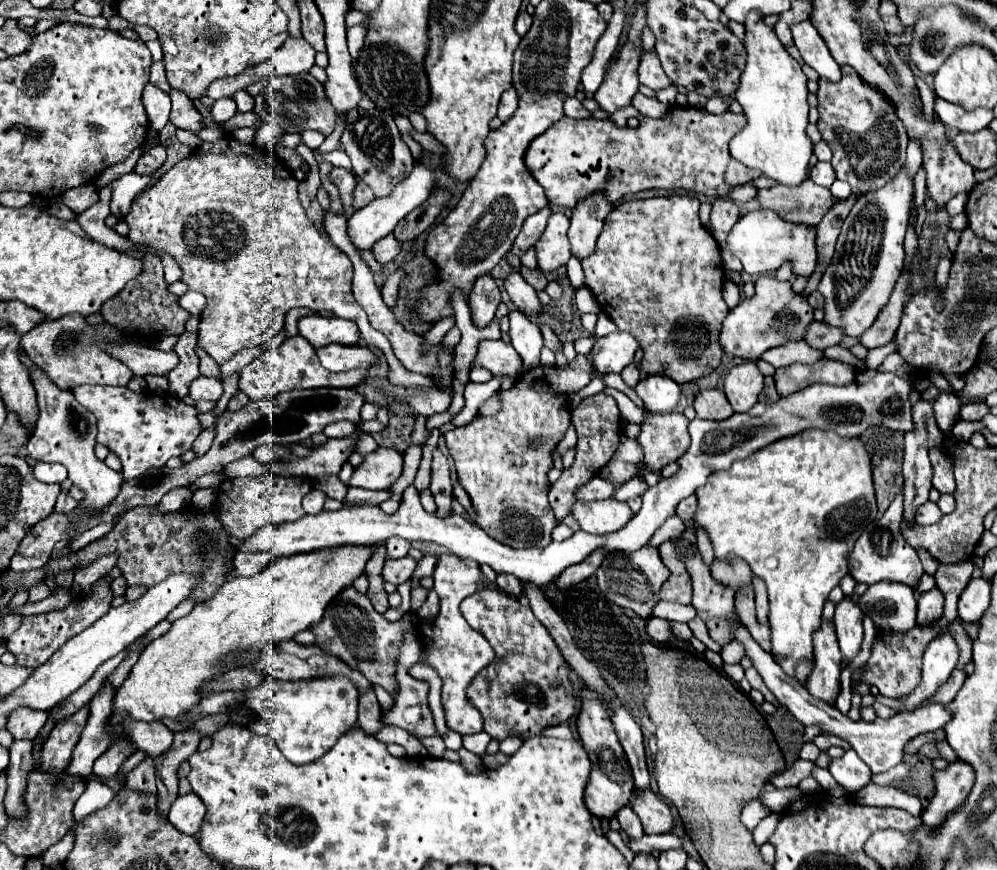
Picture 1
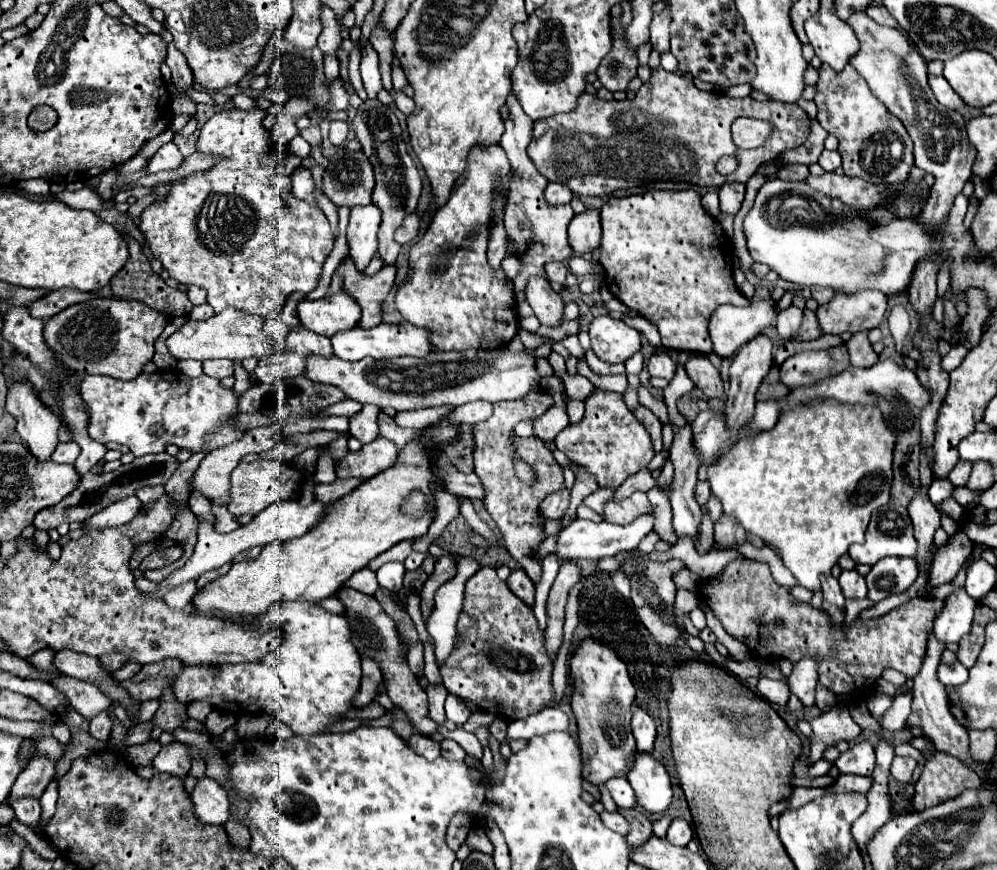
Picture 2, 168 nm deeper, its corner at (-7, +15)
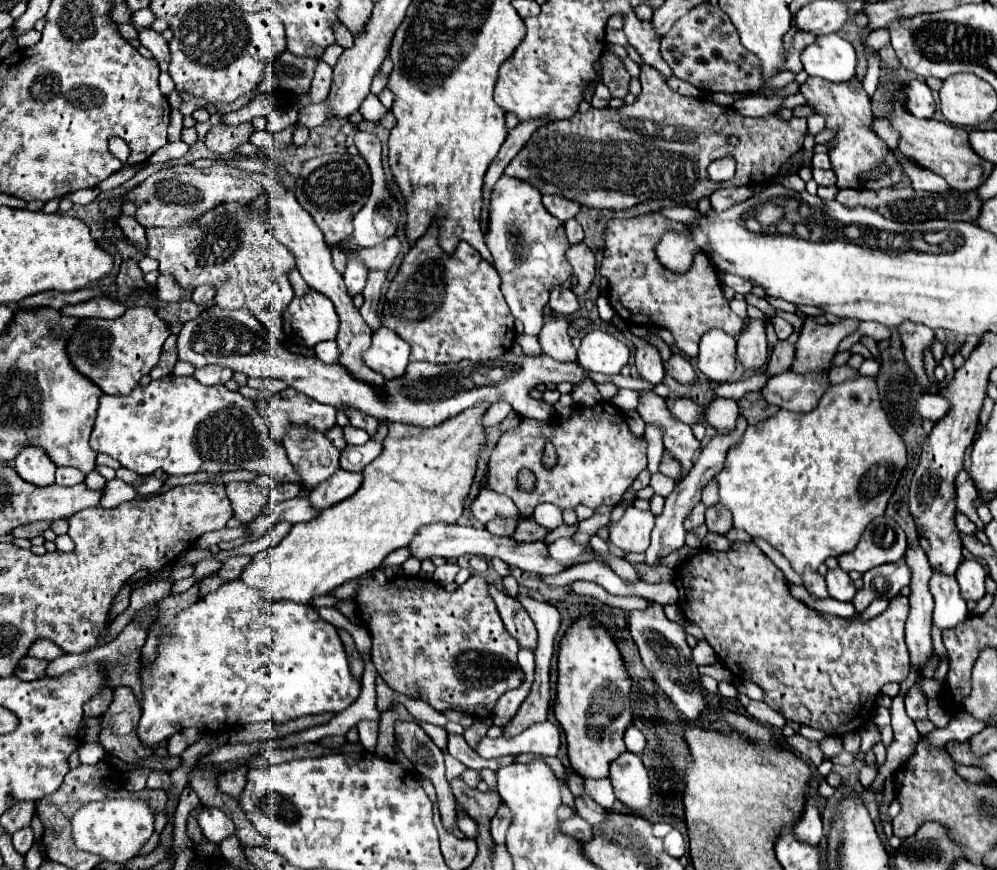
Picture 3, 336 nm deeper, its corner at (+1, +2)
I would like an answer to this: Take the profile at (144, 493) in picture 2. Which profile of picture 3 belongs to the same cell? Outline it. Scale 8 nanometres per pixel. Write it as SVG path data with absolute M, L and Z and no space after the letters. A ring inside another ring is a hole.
M93 470L91 474L85 476L85 484L89 486L89 490L101 490L101 494L103 494L103 492L105 492L105 484L107 484L107 480L105 480L101 474L97 474L97 472Z

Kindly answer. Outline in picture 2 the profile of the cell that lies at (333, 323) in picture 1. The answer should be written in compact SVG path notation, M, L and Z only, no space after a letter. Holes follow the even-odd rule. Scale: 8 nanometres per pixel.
M345 291L329 293L317 301L301 301L297 305L299 323L319 335L331 337L337 331L353 329L361 317L359 305Z

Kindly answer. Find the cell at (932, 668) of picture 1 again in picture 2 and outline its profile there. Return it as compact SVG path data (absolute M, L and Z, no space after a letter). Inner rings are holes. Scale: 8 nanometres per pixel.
M957 587L945 597L941 613L935 617L933 631L943 643L959 643L959 639L969 633L973 623L973 609L977 601L967 595L965 587Z

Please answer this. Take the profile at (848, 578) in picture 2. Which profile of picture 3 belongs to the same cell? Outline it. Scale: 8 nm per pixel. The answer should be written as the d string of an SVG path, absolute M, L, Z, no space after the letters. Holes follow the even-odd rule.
M841 568L829 570L825 580L827 580L827 588L829 588L831 598L841 600L841 602L851 602L853 600L855 586L853 586L853 580L849 578L847 572L843 572Z

